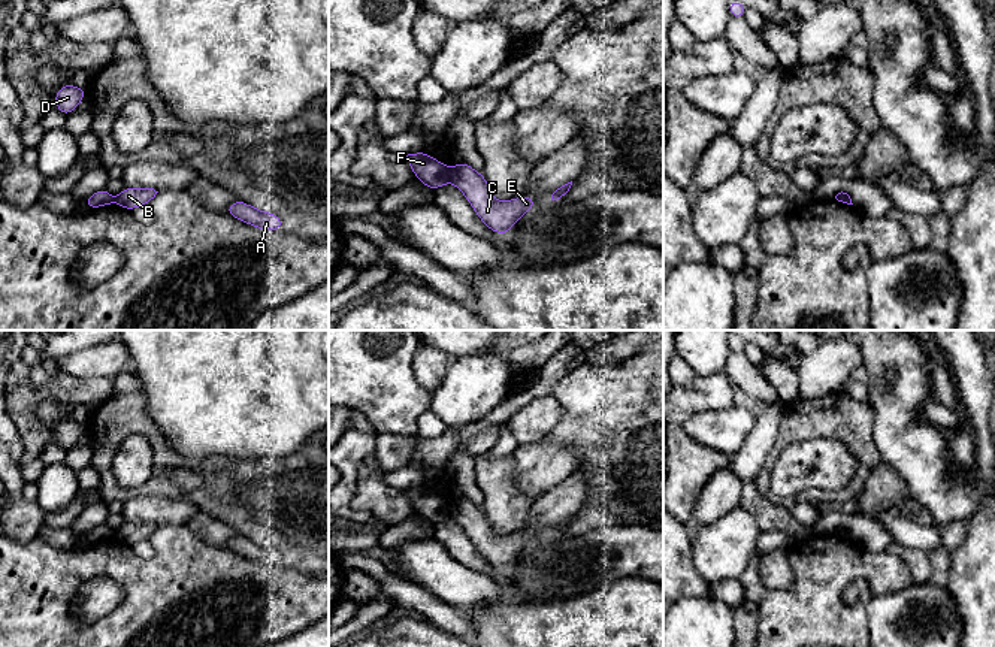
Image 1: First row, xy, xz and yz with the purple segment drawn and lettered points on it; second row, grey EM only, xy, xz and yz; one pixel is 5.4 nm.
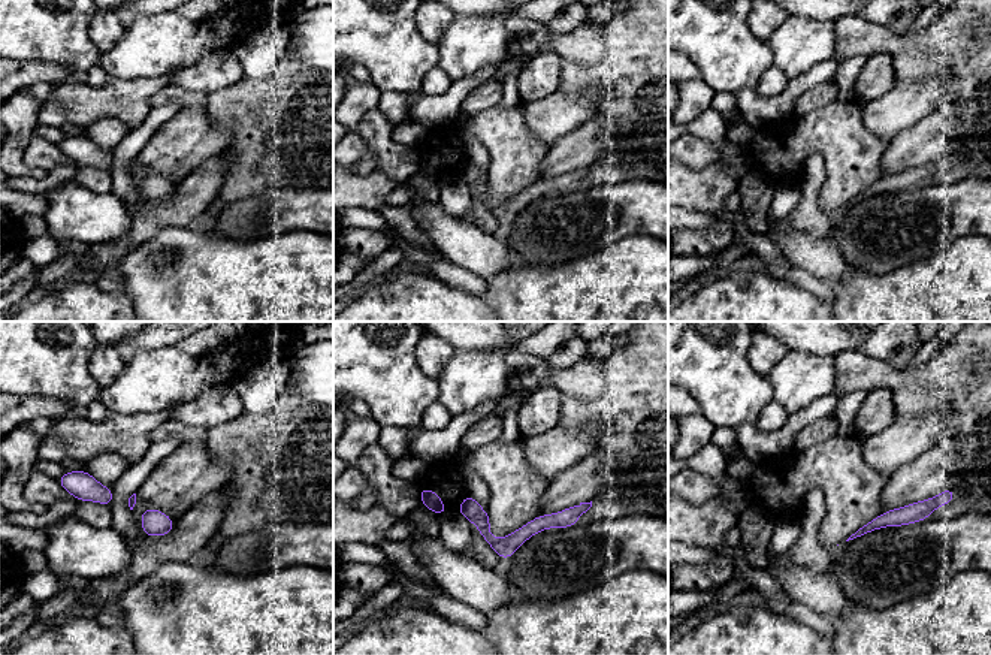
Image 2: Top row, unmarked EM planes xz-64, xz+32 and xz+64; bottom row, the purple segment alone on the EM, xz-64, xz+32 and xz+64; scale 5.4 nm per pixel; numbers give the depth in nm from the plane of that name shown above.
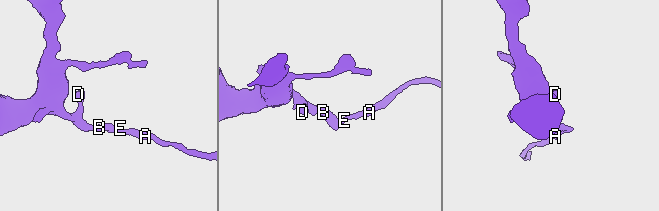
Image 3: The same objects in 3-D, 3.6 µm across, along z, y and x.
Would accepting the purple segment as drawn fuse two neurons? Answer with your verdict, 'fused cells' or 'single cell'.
fused cells

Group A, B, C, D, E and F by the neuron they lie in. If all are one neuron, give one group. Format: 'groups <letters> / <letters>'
groups A B C E / D F

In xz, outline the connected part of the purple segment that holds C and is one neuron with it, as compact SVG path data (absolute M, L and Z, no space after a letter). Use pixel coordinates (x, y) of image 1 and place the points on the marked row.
M465 161L451 169L450 182L463 193L478 218L499 235L508 233L538 202L538 199L527 196L518 196L506 202L496 200L484 175Z

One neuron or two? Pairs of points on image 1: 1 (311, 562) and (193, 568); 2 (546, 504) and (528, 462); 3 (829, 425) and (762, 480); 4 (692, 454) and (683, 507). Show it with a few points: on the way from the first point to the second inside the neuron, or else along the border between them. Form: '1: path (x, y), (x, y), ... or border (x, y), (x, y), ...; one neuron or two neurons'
1: border (281, 564), (312, 577); two neurons
2: border (571, 474), (538, 498); two neurons
3: path (808, 425), (800, 425), (780, 444), (771, 459); one neuron
4: path (689, 468), (683, 483), (683, 493); one neuron

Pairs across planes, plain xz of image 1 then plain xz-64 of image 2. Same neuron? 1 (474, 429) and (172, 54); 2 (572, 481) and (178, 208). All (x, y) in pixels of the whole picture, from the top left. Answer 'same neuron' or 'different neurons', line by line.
1: different neurons
2: same neuron

